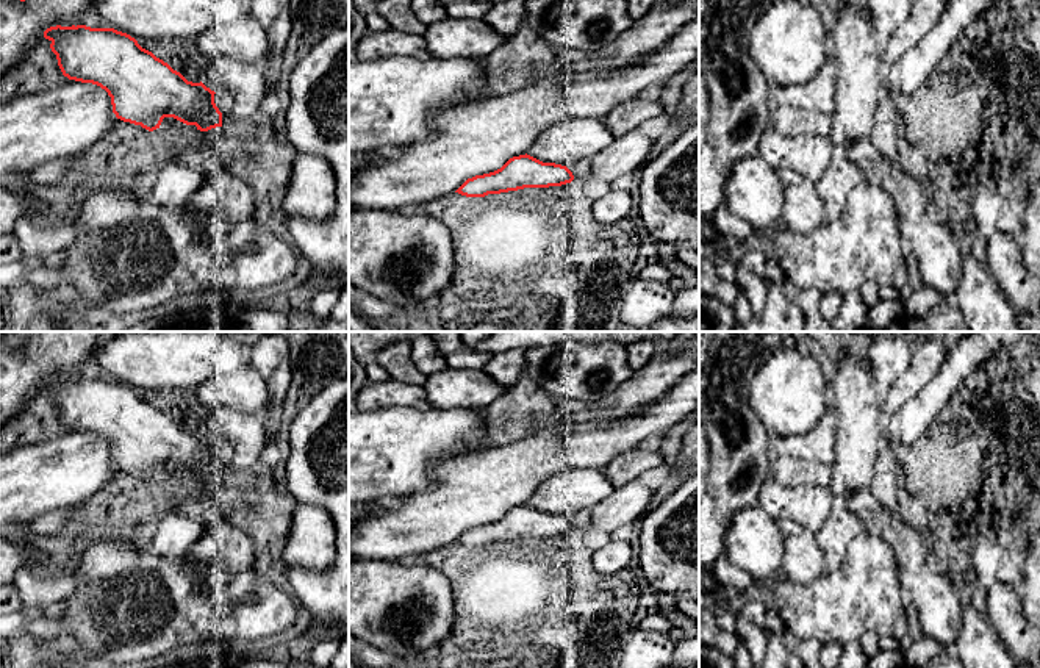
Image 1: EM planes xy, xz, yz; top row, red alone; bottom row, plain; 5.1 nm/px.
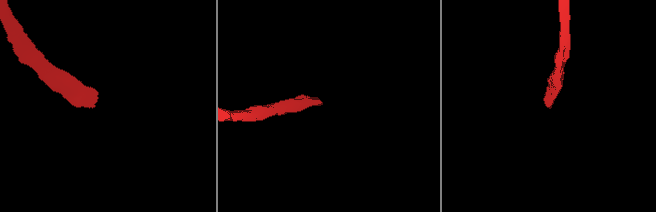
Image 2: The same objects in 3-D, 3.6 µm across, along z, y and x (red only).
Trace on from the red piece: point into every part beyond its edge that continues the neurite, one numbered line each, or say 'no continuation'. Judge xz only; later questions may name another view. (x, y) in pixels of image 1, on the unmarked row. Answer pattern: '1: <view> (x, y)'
1: xz (580, 520)

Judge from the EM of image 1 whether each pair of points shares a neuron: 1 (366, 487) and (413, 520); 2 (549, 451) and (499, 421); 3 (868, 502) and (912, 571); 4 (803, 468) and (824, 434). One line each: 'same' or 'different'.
1: different
2: different
3: same
4: different

